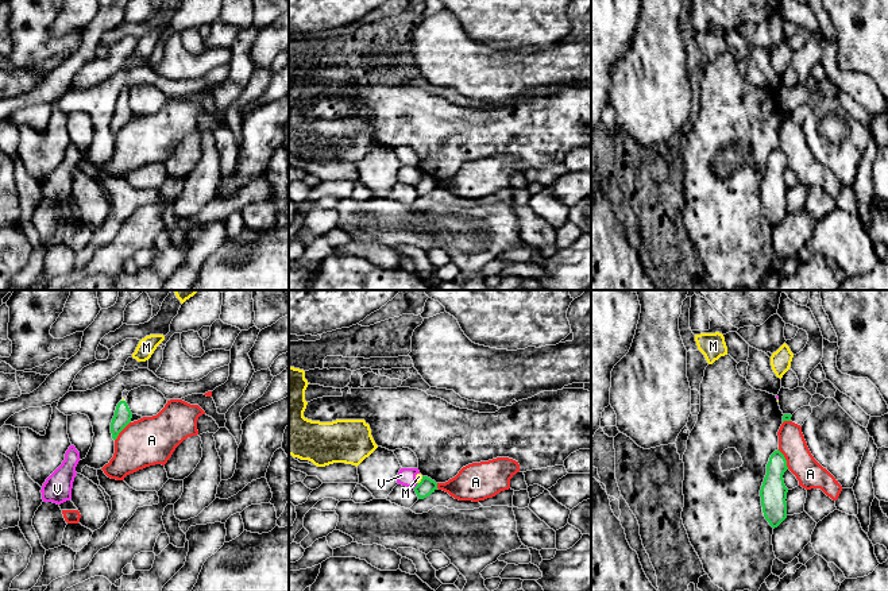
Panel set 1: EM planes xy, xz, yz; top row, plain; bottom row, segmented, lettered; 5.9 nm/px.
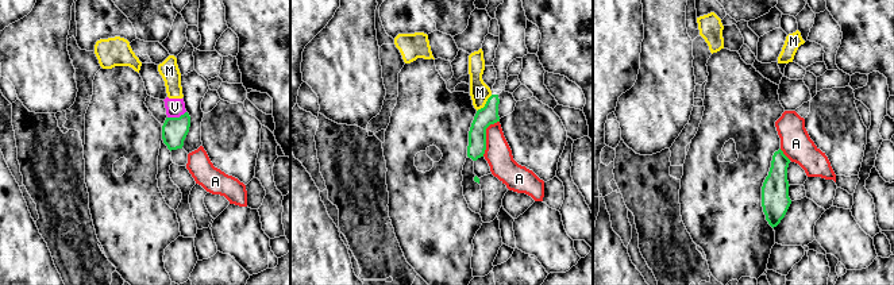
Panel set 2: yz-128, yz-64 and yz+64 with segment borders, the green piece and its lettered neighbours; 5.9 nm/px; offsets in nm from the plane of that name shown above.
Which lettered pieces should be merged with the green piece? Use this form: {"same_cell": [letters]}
{"same_cell": []}

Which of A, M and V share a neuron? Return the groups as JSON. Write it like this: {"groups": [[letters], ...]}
{"groups": [["A"], ["M", "V"]]}

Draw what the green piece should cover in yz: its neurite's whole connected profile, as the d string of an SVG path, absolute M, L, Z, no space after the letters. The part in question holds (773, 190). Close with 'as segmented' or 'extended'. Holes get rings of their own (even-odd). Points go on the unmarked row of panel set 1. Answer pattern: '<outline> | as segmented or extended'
M775 148L767 162L760 194L765 217L775 227L787 216L787 190L783 173L788 167L784 152Z | as segmented

